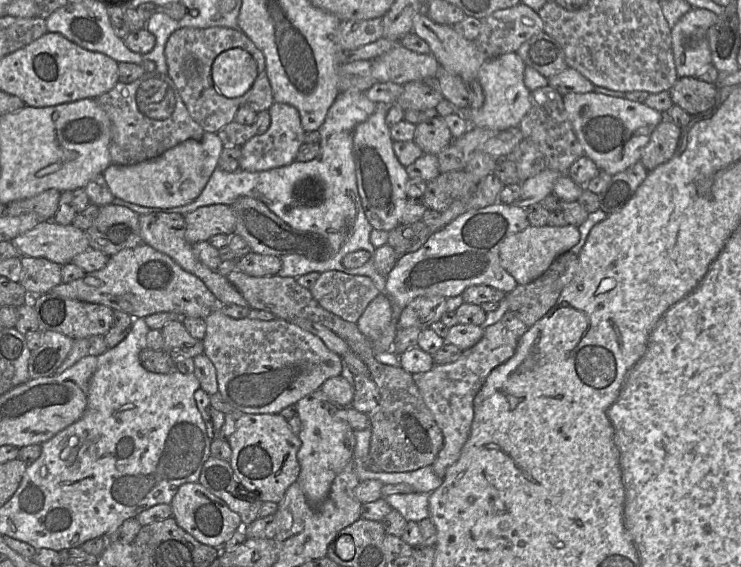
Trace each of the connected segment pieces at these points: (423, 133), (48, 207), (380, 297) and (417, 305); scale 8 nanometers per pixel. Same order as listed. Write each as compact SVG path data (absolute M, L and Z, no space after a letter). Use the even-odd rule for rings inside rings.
M433 117L416 125L414 142L424 154L437 155L453 142L443 117Z
M48 189L36 196L16 200L6 206L2 216L18 216L23 213L36 213L41 222L53 220L57 212L61 192Z
M379 293L366 307L356 325L371 342L378 340L392 320L392 305L388 295Z
M442 296L415 298L402 310L398 320L398 329L417 327L423 330L429 328L447 311L446 299Z

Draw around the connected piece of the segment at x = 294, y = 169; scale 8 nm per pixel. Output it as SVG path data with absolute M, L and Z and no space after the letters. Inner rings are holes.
M350 88L340 92L329 108L325 121L318 130L321 135L319 153L310 161L295 160L287 166L260 172L244 170L227 172L217 167L199 197L182 206L146 207L116 197L112 203L127 207L139 215L155 212L185 215L201 206L211 204L231 206L240 197L252 197L262 201L292 228L317 234L325 243L326 254L321 258L299 254L287 254L280 257L282 267L277 273L279 276L297 278L310 272L322 273L329 270L352 275L349 269L343 266L342 260L348 253L359 250L364 250L370 255L367 236L370 236L373 229L366 218L357 189L353 133L355 127L367 120L376 109L377 104L369 100L365 92Z

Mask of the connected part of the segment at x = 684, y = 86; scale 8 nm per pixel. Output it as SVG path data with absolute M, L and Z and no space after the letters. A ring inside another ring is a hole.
M678 77L669 93L672 102L691 116L711 109L716 102L716 84L698 77Z

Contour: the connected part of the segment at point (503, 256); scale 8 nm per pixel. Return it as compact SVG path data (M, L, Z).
M570 224L562 227L528 226L501 242L499 246L500 264L518 284L528 284L542 275L559 255L575 246L579 239L578 227Z

